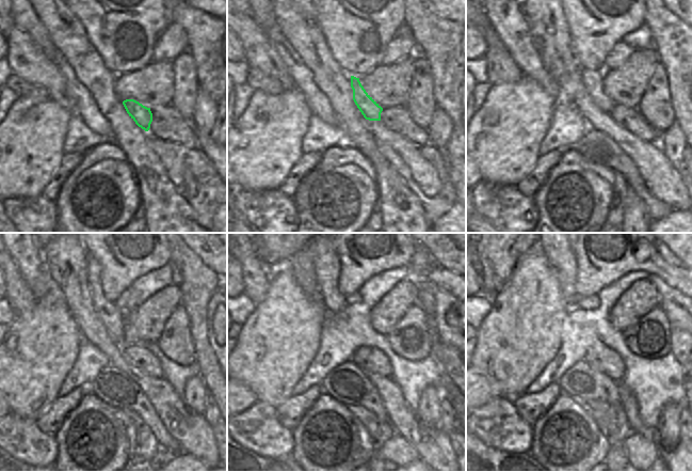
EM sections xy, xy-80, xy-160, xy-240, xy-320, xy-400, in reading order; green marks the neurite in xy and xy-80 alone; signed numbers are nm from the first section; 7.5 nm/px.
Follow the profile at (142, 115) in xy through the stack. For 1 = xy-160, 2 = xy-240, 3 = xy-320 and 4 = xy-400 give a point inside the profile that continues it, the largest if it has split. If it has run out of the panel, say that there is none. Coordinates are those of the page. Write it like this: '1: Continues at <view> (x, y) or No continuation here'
1: Continues at xy-160 (592, 79)
2: Continues at xy-240 (111, 315)
3: Continues at xy-320 (326, 264)
4: Continues at xy-400 (561, 255)

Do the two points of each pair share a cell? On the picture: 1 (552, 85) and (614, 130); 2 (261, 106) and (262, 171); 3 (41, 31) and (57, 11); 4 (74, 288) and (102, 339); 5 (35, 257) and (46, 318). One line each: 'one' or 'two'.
1: two
2: one
3: two
4: one
5: two

